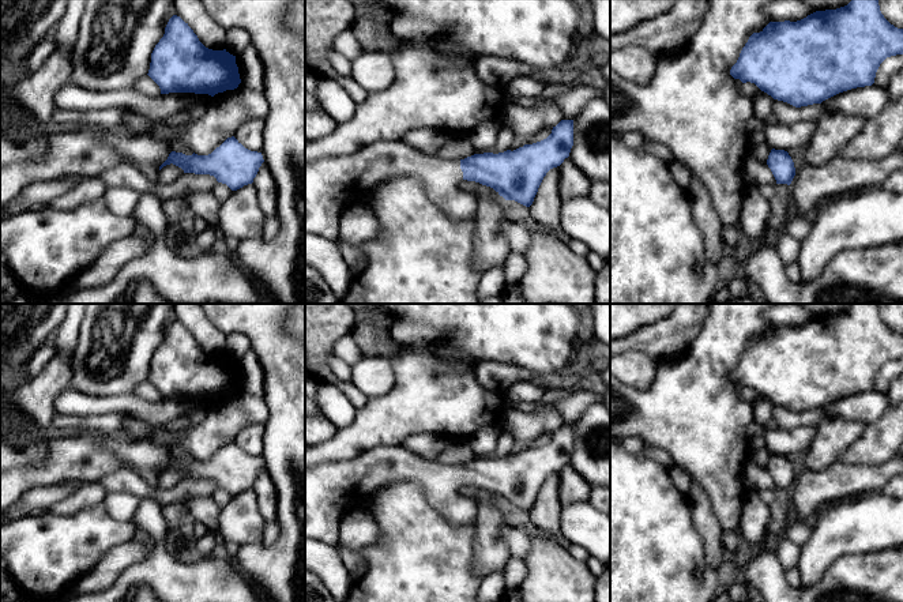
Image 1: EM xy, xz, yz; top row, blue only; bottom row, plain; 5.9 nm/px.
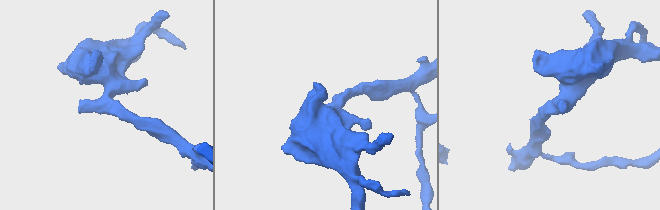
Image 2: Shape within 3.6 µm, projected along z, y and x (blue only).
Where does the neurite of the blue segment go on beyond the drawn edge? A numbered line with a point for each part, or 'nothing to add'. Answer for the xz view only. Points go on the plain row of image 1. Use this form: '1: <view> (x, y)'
1: xz (331, 489)

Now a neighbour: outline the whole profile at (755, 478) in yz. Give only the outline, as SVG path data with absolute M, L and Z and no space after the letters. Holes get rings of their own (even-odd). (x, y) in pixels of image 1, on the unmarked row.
M749 458L745 459L741 467L741 481L746 493L763 489L776 490L776 485L767 467L756 466Z

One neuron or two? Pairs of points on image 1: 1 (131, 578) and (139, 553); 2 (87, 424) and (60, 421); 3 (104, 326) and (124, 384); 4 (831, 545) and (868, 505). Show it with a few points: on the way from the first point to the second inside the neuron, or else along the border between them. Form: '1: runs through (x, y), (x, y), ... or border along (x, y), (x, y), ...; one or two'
1: border along (151, 544), (151, 552), (131, 564), (113, 583); two
2: runs through (81, 424), (67, 422); one
3: runs through (115, 341), (116, 369); one
4: runs through (841, 535), (861, 515); one

